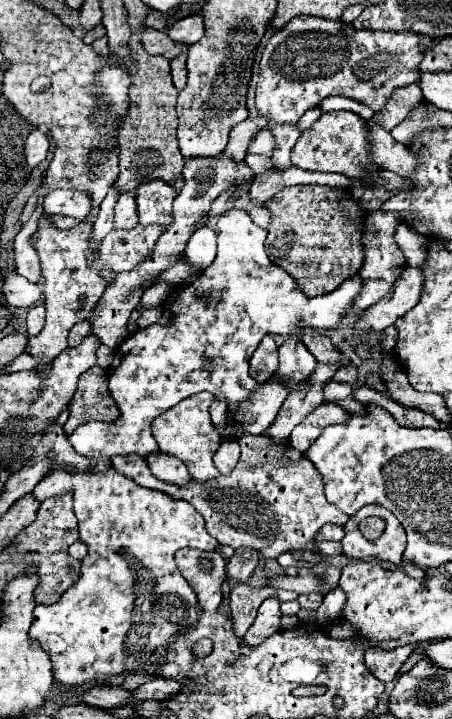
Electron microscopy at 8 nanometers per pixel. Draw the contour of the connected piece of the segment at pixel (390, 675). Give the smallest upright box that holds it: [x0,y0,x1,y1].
[365,644,417,682]

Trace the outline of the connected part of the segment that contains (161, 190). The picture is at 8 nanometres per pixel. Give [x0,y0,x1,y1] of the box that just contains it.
[137,180,175,228]

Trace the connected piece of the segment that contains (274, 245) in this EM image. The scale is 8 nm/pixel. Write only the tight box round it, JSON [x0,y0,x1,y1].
[265,184,365,298]

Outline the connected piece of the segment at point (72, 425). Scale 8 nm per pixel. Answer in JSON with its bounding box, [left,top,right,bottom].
[65,366,119,436]

